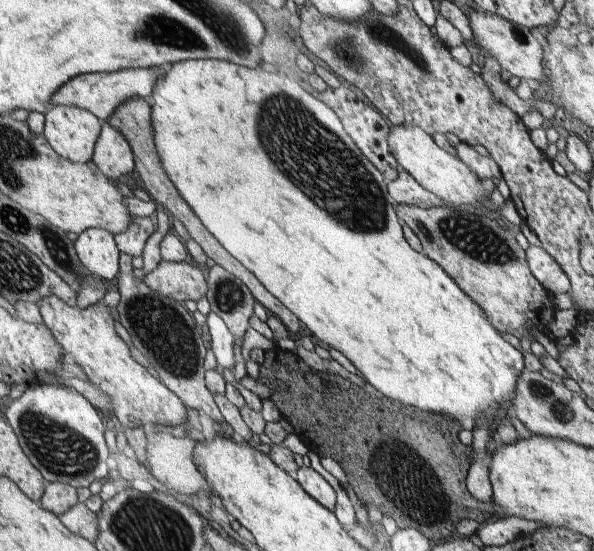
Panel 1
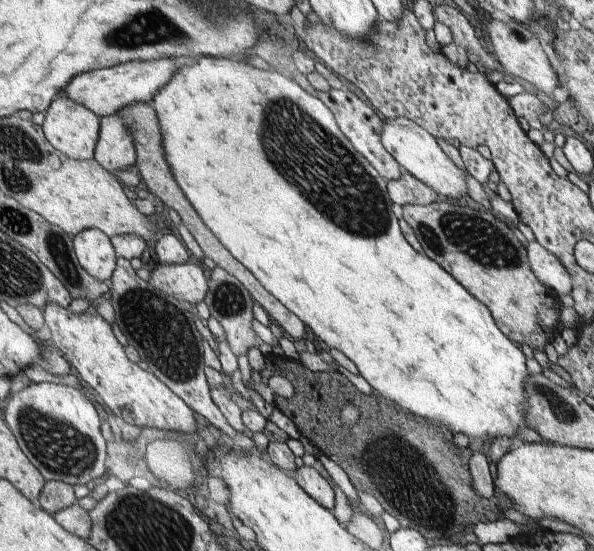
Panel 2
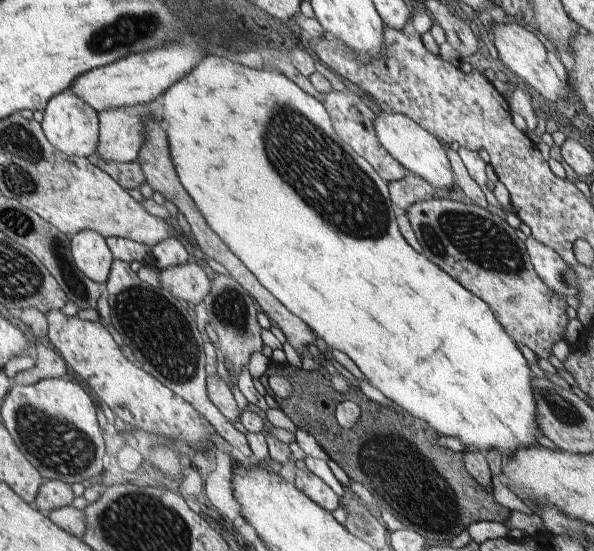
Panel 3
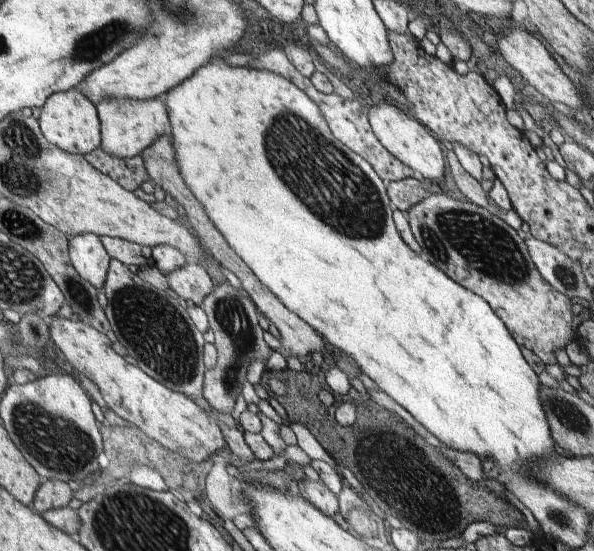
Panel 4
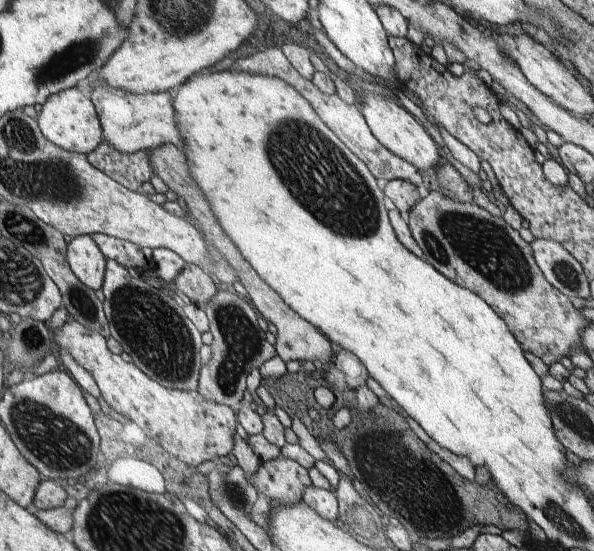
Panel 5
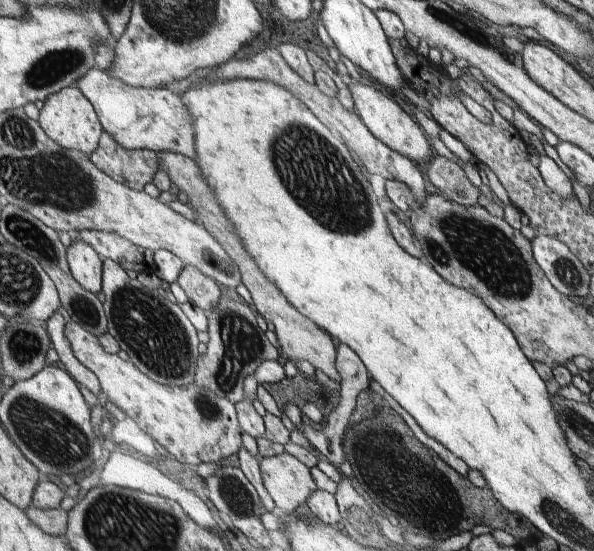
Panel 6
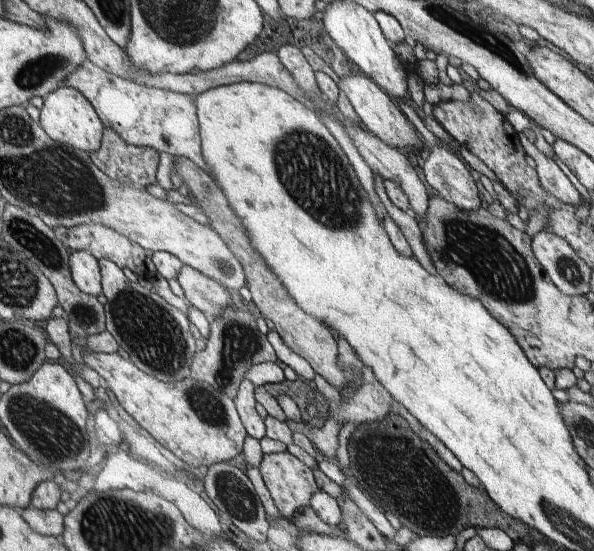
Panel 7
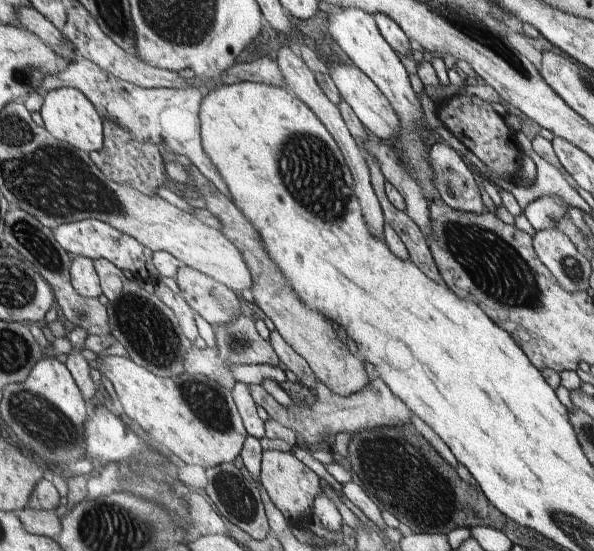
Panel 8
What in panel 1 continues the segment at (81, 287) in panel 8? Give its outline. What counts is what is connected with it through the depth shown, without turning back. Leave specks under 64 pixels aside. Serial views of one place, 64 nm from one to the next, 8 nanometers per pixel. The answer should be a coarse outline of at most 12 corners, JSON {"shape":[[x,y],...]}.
{"shape":[[89,228],[75,249],[92,276],[112,280],[121,272],[112,232]]}

